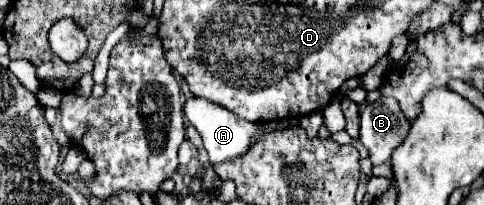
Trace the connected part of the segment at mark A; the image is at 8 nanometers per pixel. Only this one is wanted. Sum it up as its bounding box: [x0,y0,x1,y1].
[183,97,285,165]

